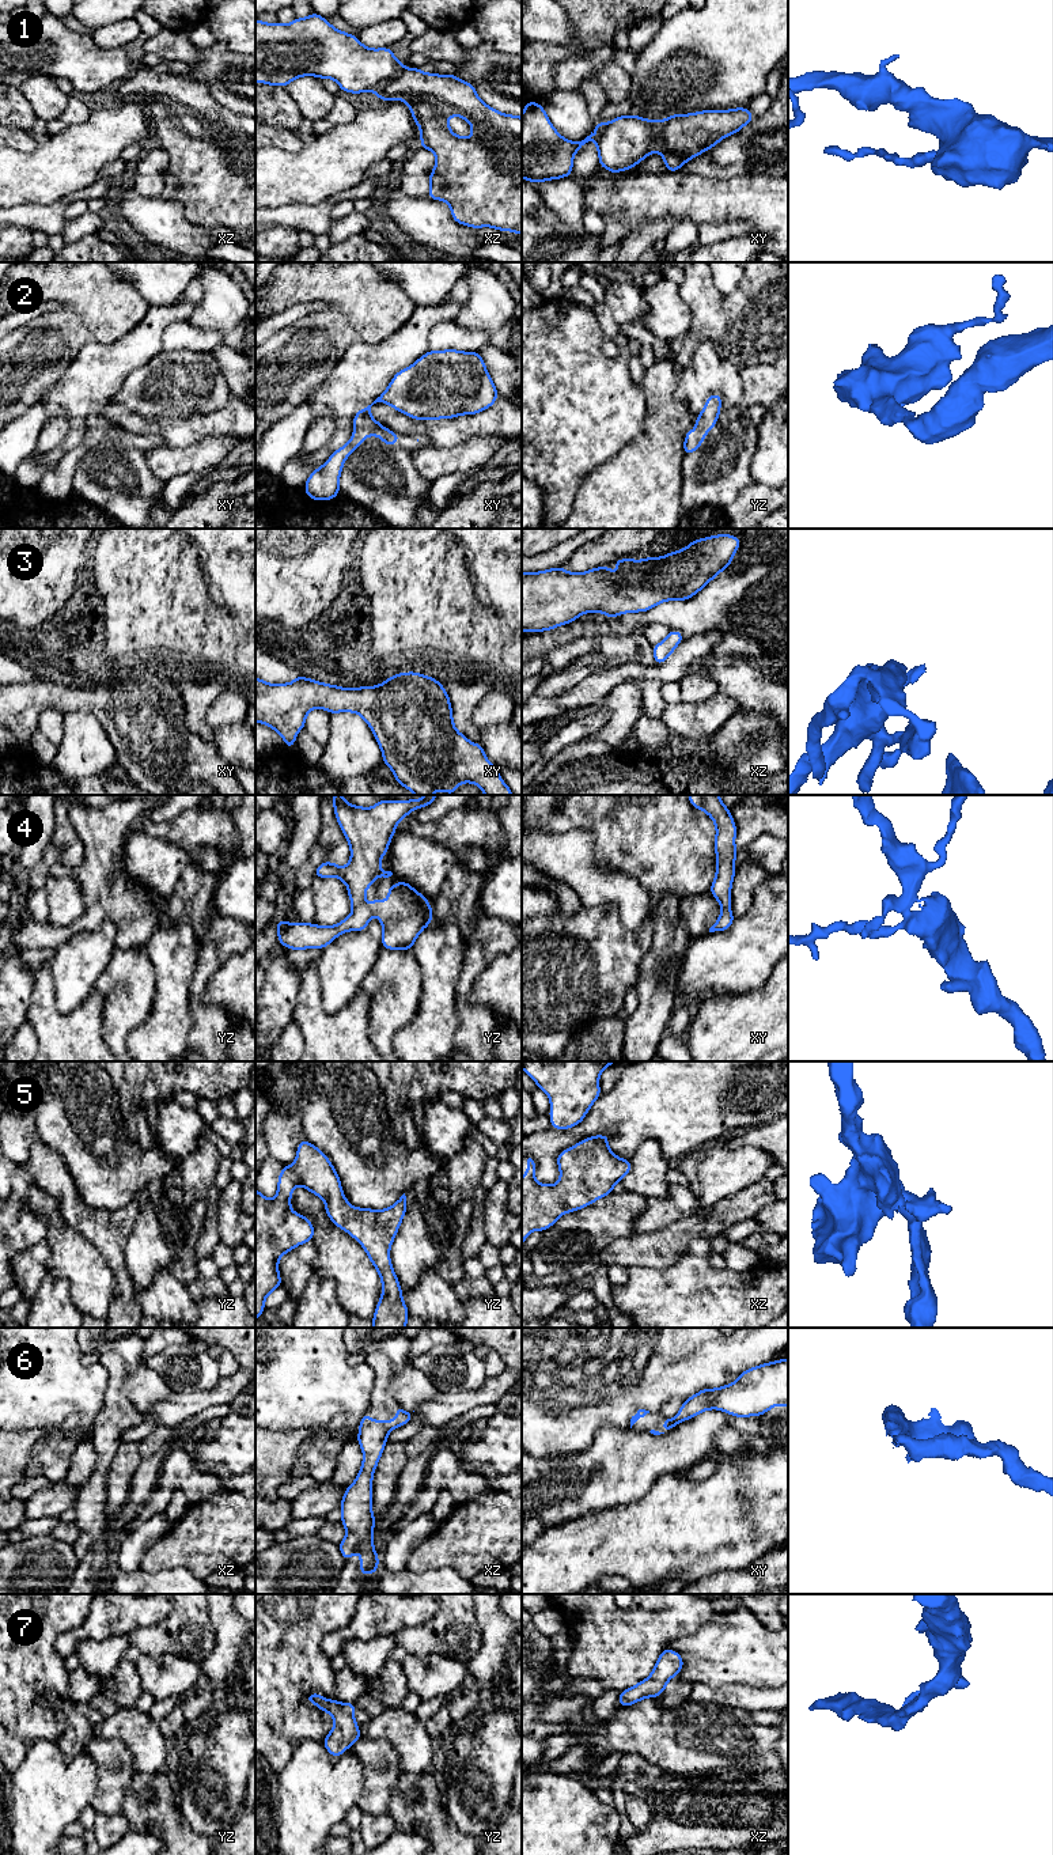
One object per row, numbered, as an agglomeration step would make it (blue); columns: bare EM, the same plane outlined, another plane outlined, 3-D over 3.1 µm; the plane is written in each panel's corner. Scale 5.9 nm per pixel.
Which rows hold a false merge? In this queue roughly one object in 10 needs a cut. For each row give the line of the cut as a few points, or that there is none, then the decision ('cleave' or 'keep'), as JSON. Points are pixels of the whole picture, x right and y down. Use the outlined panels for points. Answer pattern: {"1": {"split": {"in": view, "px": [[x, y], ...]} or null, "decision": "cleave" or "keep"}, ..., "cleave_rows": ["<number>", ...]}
{"1": {"split": null, "decision": "keep"}, "2": {"split": null, "decision": "keep"}, "3": {"split": null, "decision": "keep"}, "4": {"split": null, "decision": "keep"}, "5": {"split": null, "decision": "keep"}, "6": {"split": {"in": "xy", "px": [[671, 1419], [674, 1426]]}, "decision": "cleave"}, "7": {"split": null, "decision": "keep"}, "cleave_rows": ["6"]}

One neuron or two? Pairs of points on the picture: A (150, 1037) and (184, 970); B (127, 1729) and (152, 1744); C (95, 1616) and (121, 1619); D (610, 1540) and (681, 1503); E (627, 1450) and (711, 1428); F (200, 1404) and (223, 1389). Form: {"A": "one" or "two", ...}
{"A": "one", "B": "one", "C": "one", "D": "one", "E": "one", "F": "one"}

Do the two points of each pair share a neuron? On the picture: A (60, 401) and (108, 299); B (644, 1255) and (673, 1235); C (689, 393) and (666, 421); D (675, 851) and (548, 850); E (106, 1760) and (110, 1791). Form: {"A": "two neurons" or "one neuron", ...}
{"A": "two neurons", "B": "one neuron", "C": "two neurons", "D": "two neurons", "E": "one neuron"}

